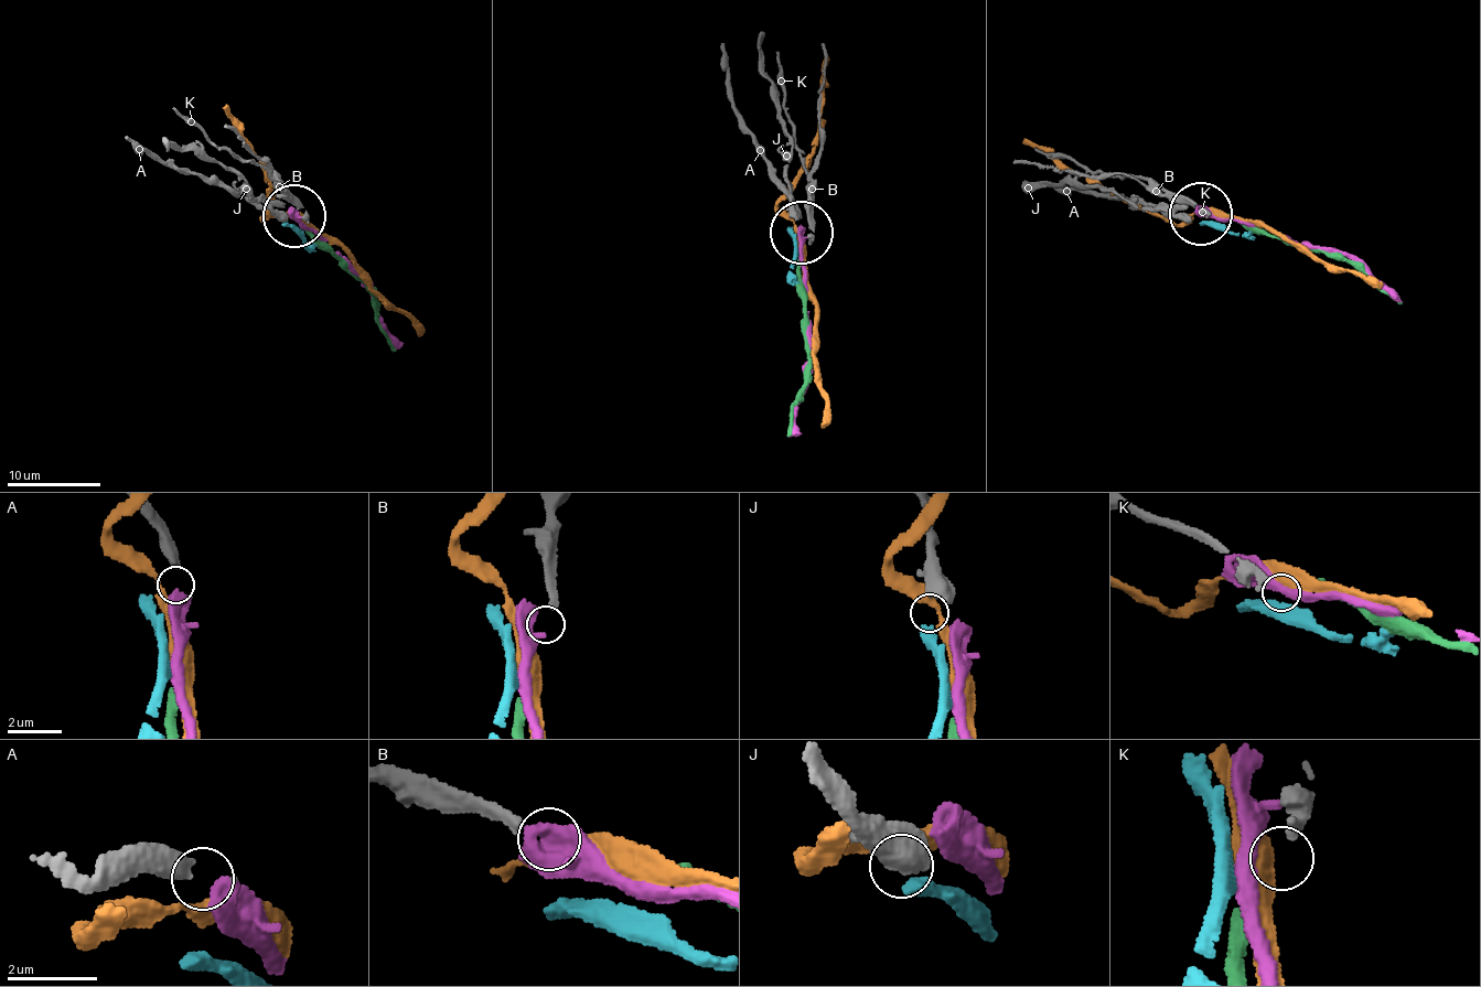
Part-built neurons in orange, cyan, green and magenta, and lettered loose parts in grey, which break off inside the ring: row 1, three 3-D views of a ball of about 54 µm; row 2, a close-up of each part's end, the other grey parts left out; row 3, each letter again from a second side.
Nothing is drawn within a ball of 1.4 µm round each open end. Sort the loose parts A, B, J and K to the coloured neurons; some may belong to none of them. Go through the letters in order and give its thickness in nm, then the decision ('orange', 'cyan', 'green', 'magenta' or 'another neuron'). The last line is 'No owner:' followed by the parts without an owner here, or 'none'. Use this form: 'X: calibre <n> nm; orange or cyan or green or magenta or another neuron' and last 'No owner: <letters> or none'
A: calibre 440 nm; magenta
B: calibre 280 nm; another neuron
J: calibre 750 nm; cyan
K: calibre 360 nm; another neuron
No owner: B, K

